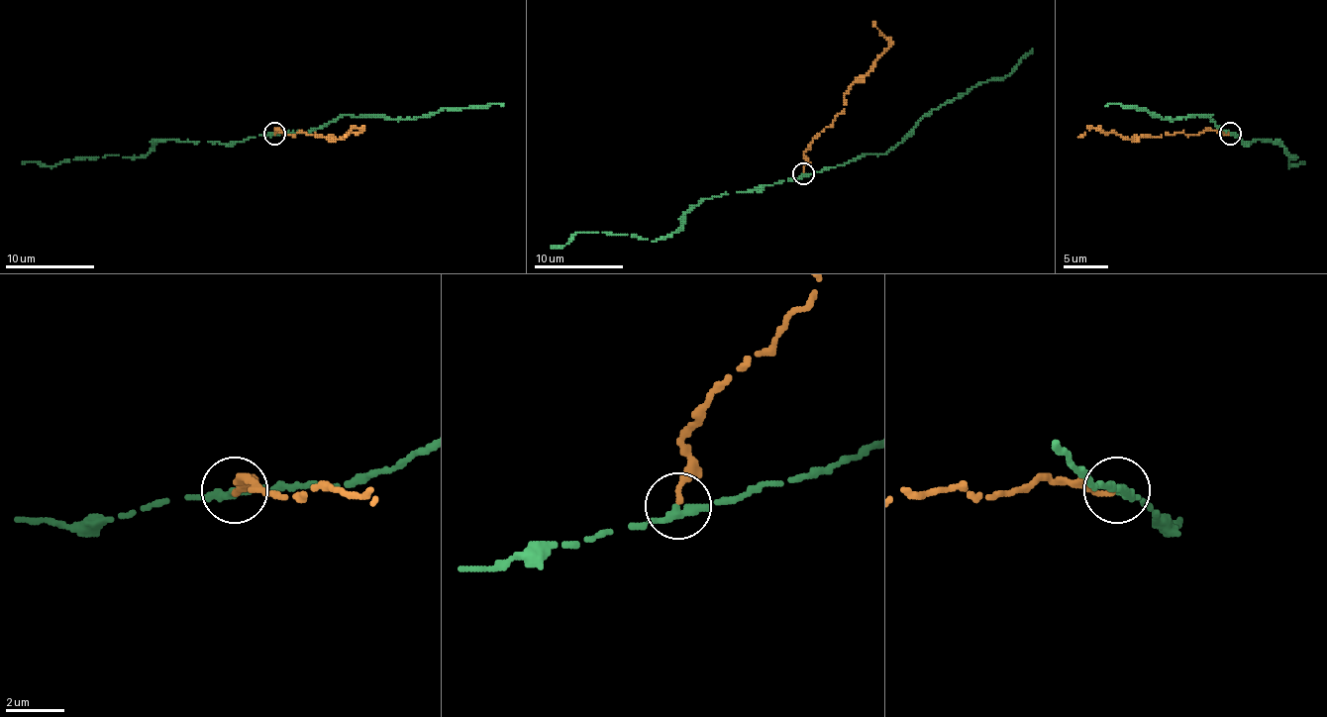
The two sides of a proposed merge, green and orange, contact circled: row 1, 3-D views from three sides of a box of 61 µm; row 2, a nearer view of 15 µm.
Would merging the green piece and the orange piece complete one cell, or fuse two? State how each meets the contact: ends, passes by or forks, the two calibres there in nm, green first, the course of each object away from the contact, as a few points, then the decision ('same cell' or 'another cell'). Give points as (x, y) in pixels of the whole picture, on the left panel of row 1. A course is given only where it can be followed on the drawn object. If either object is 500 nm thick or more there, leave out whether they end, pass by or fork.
green passes by | orange ends | 280/190 nm | green via (274, 133), (230, 144), (172, 139), (156, 142), (145, 154), (80, 157), (49, 166), (36, 161), (22, 163) | orange via (274, 133), (342, 139), (359, 130), (351, 128), (345, 137) | another cell

